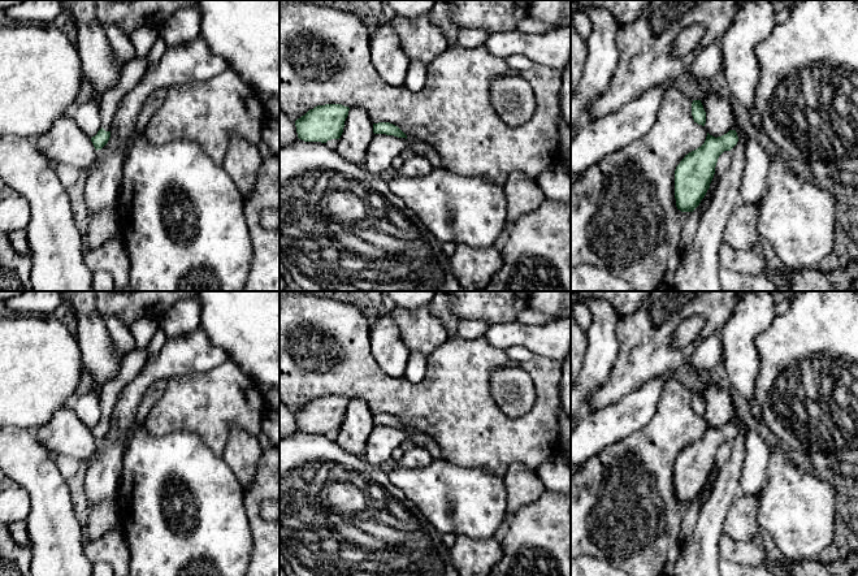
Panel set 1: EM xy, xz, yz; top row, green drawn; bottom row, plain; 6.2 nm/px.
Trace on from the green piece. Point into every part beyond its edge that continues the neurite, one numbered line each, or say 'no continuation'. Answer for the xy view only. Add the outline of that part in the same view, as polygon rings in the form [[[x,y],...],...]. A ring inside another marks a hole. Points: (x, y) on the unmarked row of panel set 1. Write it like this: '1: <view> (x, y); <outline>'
1: xy (133, 362); [[[134,347],[122,358],[118,373],[100,389],[101,419],[105,423],[110,423],[110,416],[121,390],[136,377],[147,359],[147,348]]]

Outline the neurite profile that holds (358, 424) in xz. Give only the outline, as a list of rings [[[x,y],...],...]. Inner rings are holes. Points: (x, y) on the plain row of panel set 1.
[[[351,398],[335,442],[347,452],[364,458],[373,428],[373,415],[365,399]]]

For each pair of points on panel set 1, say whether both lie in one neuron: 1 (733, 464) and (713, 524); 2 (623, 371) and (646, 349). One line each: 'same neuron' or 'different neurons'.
1: same neuron
2: same neuron

